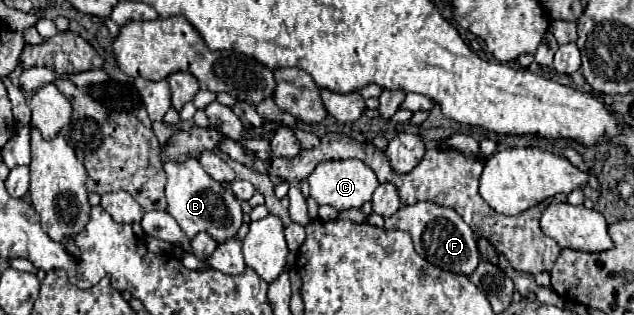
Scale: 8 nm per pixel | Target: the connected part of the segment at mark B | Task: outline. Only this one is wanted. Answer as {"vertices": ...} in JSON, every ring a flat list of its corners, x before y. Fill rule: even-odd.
{"vertices":[[187,160,187,162,165,162,163,164,167,174,167,212,177,220,181,230,193,238,199,232,207,232,213,236,217,244,221,240,231,240,237,236,241,224,243,224,243,210,241,202,235,198,235,194,225,188,221,182,213,180,199,164,199,160]]}

